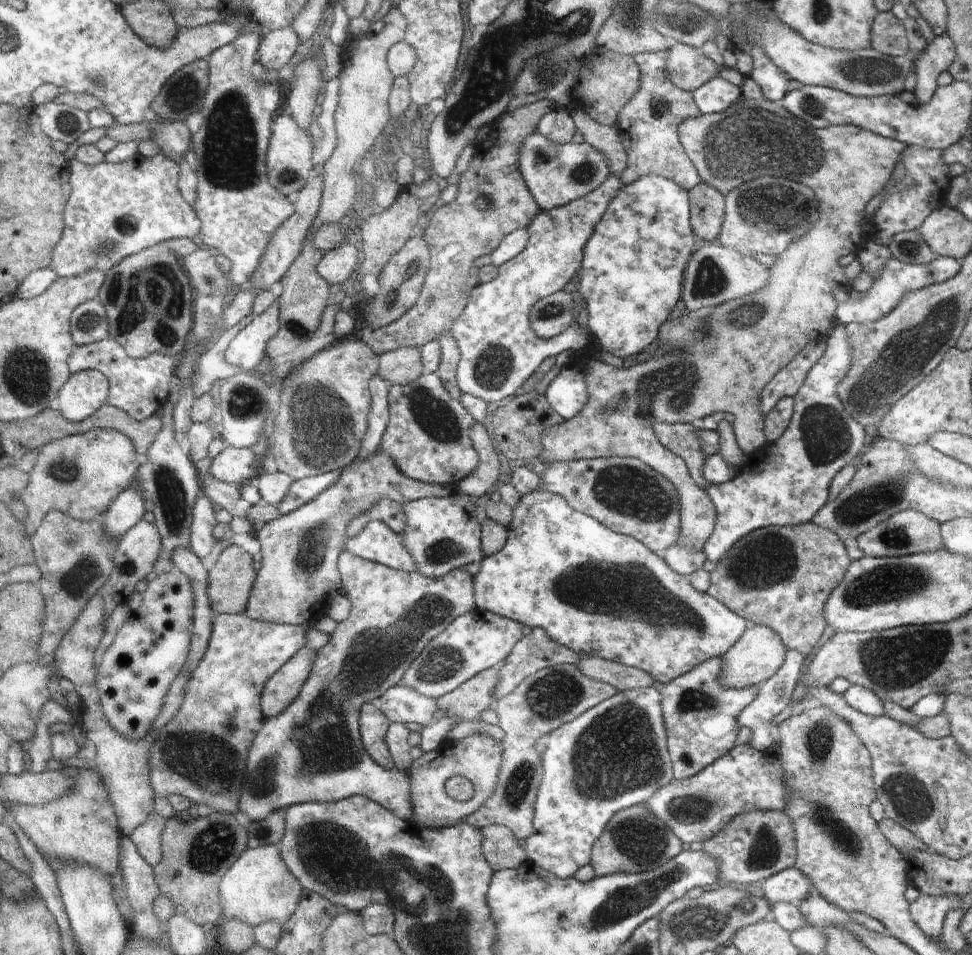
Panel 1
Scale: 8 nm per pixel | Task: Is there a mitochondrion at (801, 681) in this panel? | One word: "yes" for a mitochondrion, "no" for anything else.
no

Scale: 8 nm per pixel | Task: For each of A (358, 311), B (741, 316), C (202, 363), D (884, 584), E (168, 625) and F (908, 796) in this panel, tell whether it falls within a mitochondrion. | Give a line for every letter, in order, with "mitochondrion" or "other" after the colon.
A: other
B: mitochondrion
C: other
D: mitochondrion
E: other
F: mitochondrion

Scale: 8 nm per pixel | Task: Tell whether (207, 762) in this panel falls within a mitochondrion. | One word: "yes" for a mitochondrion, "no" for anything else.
yes

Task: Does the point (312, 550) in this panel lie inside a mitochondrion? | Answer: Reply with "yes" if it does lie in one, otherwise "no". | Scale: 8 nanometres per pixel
yes

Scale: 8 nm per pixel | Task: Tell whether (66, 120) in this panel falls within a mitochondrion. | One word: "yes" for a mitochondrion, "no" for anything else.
yes

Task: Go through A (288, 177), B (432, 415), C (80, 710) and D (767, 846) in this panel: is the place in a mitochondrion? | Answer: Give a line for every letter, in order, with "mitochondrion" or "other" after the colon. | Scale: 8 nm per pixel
A: mitochondrion
B: mitochondrion
C: other
D: mitochondrion

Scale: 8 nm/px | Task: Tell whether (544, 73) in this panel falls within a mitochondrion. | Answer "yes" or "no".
yes

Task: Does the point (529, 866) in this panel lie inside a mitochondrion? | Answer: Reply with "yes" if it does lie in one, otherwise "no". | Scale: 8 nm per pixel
no

